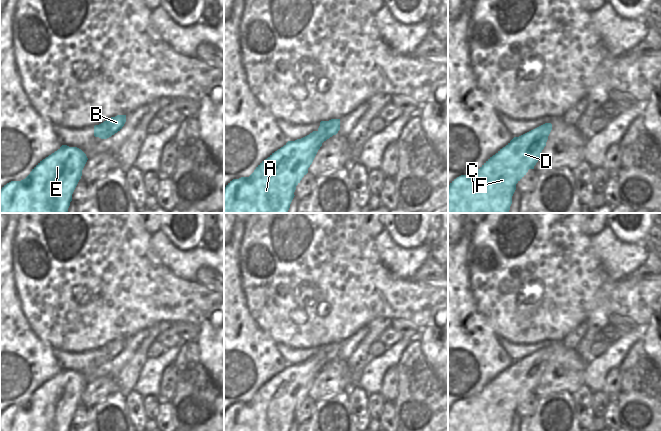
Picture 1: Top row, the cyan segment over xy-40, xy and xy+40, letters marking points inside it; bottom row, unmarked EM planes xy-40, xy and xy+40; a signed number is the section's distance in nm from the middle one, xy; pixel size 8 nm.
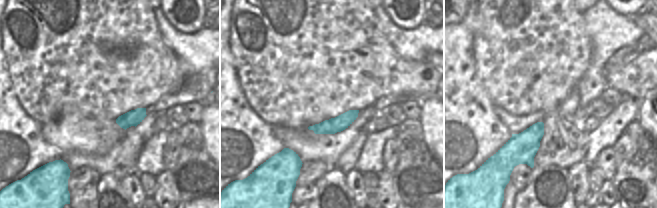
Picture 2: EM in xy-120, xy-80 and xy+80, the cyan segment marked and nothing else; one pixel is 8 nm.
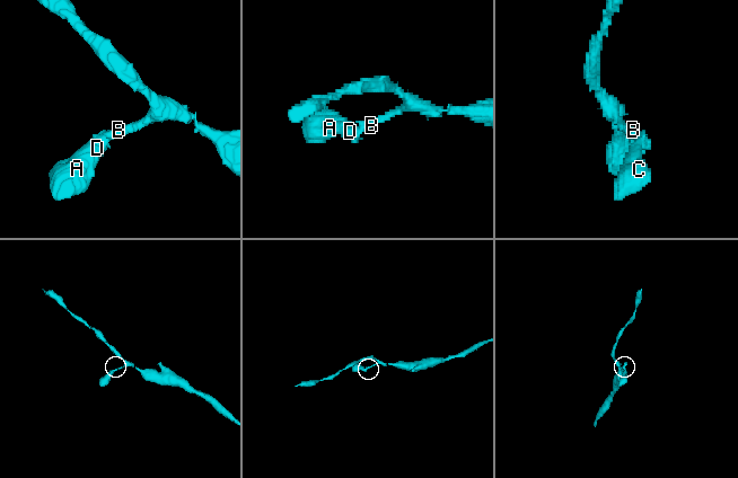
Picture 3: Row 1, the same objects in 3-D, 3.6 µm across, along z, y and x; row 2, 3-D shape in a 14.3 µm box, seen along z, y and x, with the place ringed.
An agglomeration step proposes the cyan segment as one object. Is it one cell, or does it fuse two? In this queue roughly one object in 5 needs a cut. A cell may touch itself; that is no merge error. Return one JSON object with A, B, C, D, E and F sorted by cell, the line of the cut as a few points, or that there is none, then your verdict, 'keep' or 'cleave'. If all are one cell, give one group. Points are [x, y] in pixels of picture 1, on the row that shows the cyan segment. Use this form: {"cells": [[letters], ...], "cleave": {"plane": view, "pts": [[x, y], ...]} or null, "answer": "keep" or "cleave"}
{"cells": [["A", "B", "C", "D", "E", "F"]], "cleave": null, "answer": "keep"}

